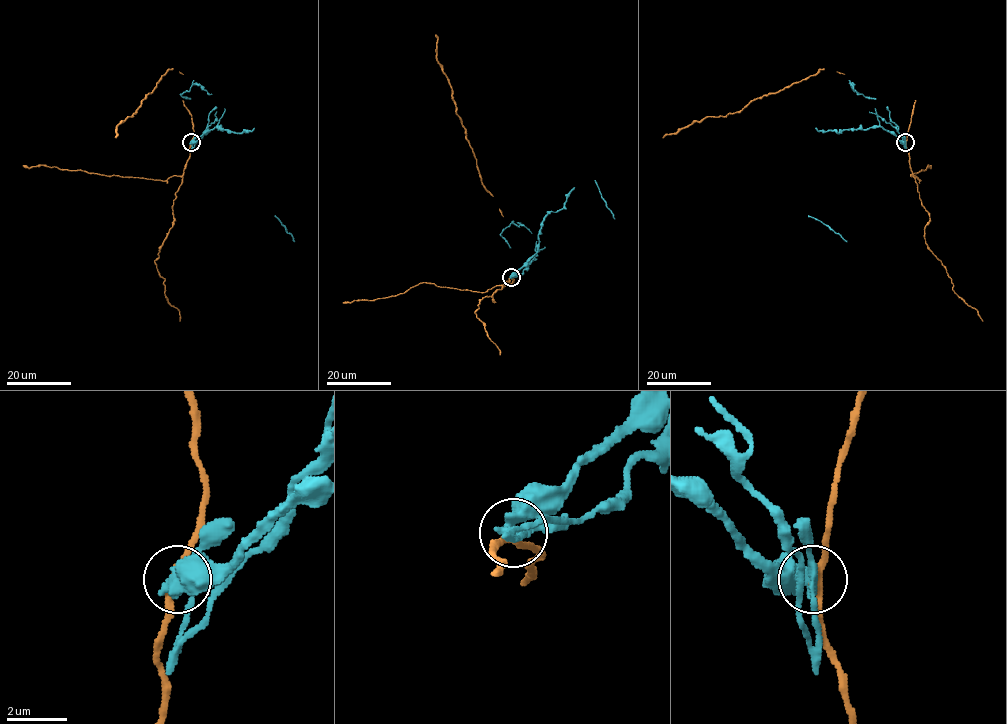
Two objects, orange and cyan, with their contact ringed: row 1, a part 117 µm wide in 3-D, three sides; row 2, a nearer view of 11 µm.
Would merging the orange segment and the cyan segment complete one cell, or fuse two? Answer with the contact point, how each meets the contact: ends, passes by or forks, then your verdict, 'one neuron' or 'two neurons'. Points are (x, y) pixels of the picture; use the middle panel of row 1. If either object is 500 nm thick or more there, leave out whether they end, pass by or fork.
place (511, 277); orange passes by; cyan forks; two neurons

